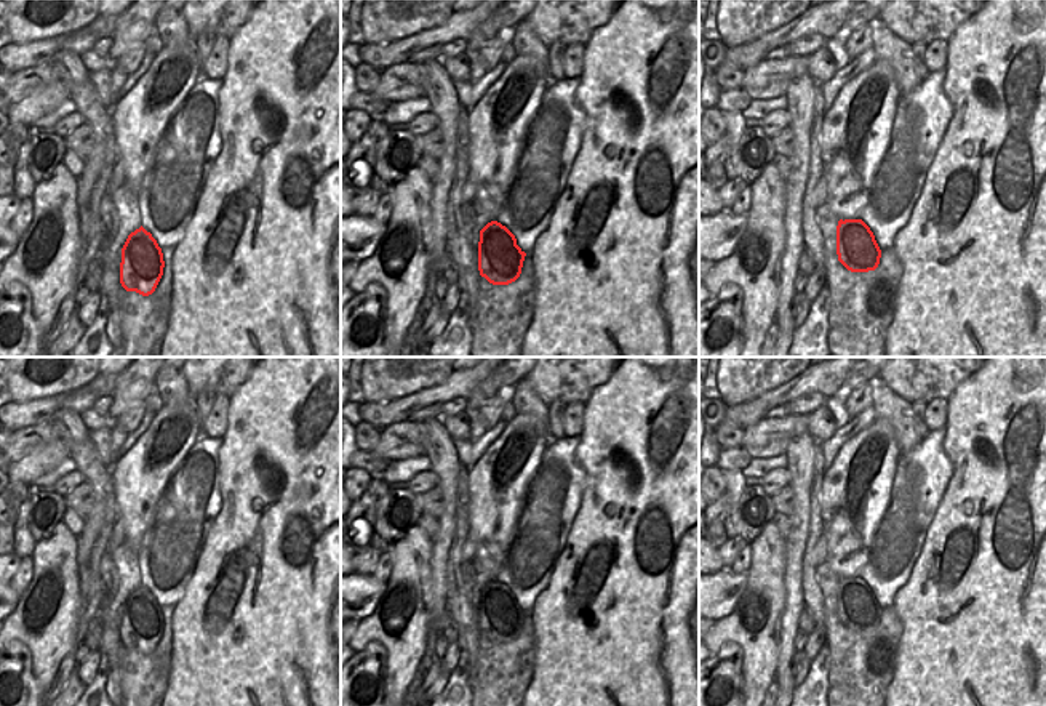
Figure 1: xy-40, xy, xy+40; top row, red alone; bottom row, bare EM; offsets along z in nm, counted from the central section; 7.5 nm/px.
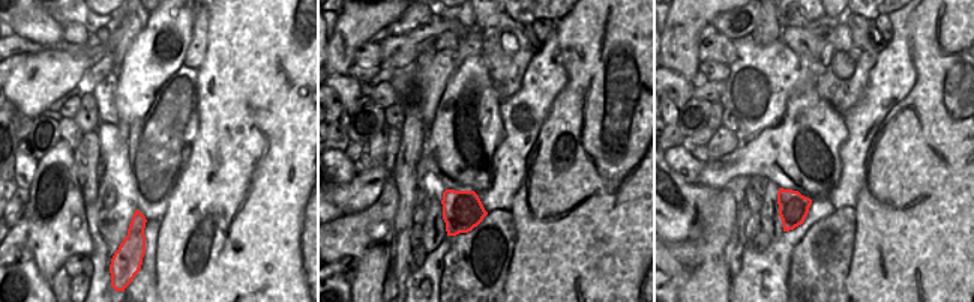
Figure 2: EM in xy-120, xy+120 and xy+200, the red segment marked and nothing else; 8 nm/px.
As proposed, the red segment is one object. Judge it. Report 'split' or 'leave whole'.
split

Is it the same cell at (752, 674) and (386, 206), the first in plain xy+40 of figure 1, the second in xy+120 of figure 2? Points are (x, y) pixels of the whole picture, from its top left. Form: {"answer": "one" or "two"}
{"answer": "one"}

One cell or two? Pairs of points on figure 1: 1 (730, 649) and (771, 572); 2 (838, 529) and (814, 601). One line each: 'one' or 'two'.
1: two
2: two

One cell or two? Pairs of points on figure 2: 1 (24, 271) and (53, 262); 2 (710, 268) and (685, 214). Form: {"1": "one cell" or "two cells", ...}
{"1": "two cells", "2": "two cells"}

